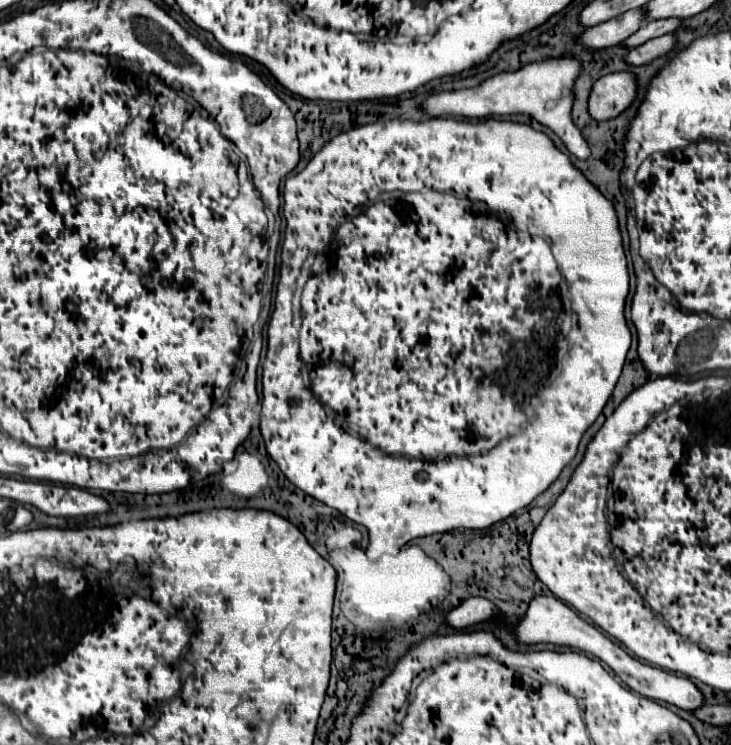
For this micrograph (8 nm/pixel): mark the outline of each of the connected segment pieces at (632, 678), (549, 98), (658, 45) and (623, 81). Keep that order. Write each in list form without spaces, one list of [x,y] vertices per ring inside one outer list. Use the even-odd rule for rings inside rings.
[[[551,595],[533,597],[529,603],[529,609],[523,613],[523,617],[517,621],[517,625],[513,625],[513,635],[515,635],[517,643],[523,643],[523,645],[551,643],[551,645],[565,645],[571,649],[579,649],[587,655],[593,655],[593,657],[601,659],[603,663],[607,663],[627,687],[631,687],[633,691],[637,691],[639,695],[643,695],[647,699],[673,703],[687,711],[697,709],[703,703],[703,693],[687,677],[679,677],[679,675],[673,675],[663,669],[637,661],[627,651],[623,651],[619,645],[615,645],[609,637],[605,637],[599,629],[595,629],[591,623],[583,621],[569,605],[565,605],[557,597],[551,597]]]
[[[547,59],[541,63],[529,63],[515,73],[499,73],[495,77],[485,79],[479,87],[459,89],[459,91],[441,91],[429,95],[419,109],[429,117],[469,117],[469,119],[487,119],[495,115],[529,115],[539,121],[543,127],[551,129],[567,147],[571,155],[585,161],[589,157],[587,141],[575,123],[571,121],[571,85],[575,81],[575,73],[579,73],[577,59]]]
[[[669,33],[669,35],[663,35],[663,37],[655,37],[631,51],[627,51],[627,55],[623,57],[625,63],[629,65],[645,65],[649,61],[653,61],[655,57],[663,55],[663,53],[669,53],[675,45],[675,37]]]
[[[611,73],[601,77],[589,95],[589,115],[607,121],[623,113],[635,99],[637,83],[631,73]]]

